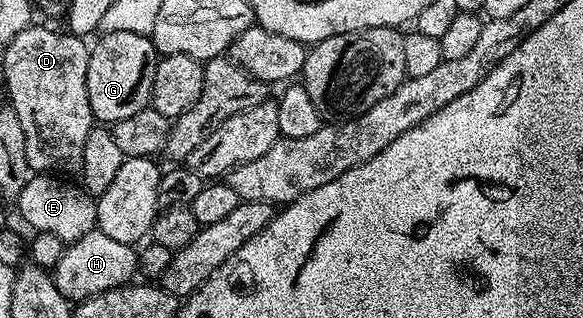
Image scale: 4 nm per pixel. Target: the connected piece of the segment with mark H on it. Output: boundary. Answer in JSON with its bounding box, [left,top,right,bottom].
[52,230,137,302]

